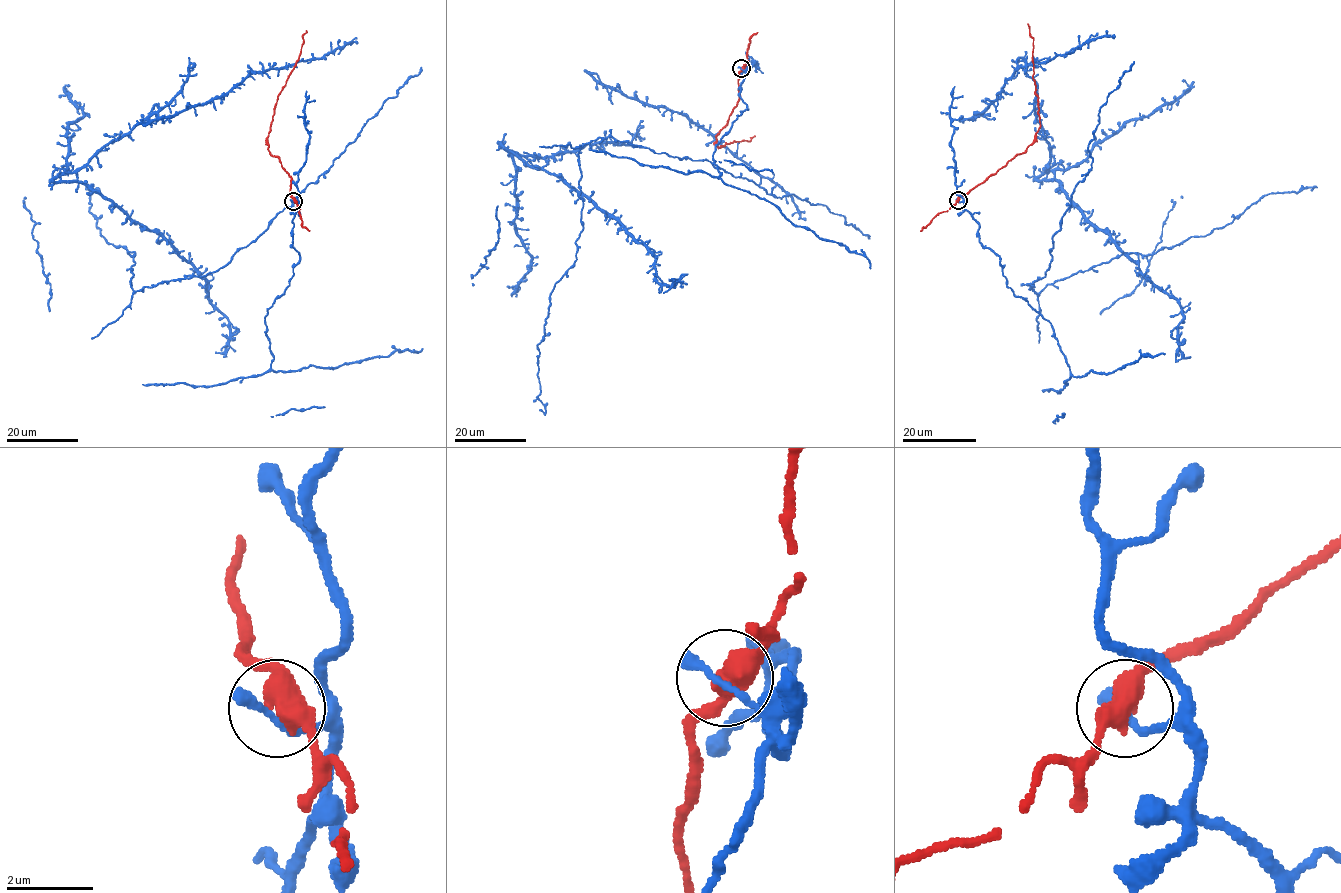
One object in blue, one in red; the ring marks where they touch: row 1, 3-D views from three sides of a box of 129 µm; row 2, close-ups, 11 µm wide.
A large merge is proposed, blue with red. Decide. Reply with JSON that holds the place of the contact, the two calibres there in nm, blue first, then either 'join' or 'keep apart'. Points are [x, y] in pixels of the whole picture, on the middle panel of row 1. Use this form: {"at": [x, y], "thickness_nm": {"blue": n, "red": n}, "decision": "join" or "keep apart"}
{"at": [741, 68], "thickness_nm": {"blue": 260, "red": 500}, "decision": "keep apart"}

